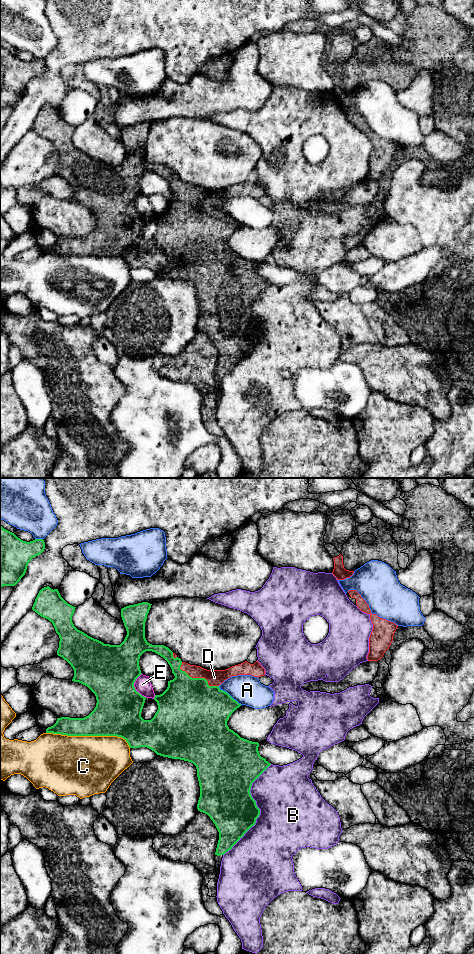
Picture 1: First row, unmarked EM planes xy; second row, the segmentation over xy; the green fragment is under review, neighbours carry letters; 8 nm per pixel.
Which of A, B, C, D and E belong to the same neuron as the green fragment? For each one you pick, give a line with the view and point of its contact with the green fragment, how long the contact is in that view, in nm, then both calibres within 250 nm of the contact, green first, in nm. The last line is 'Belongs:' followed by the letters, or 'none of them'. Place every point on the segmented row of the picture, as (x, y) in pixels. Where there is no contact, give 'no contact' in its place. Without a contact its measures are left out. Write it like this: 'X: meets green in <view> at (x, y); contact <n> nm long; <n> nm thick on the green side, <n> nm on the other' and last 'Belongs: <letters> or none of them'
D: meets green in xy at (197, 678); contact 360 nm long; 480 nm thick on the green side, 130 nm on the other
Belongs: D

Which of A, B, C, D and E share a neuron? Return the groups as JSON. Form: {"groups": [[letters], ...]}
{"groups": [["A", "C"], ["B"], ["D"], ["E"]]}

